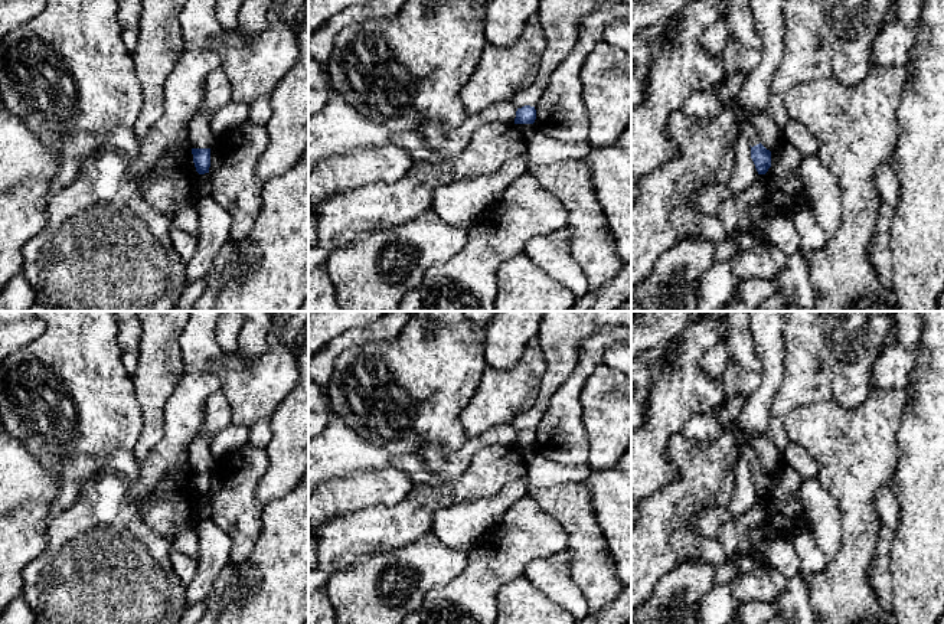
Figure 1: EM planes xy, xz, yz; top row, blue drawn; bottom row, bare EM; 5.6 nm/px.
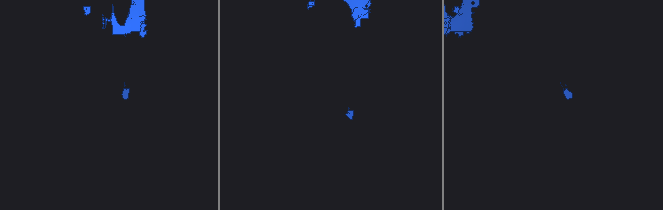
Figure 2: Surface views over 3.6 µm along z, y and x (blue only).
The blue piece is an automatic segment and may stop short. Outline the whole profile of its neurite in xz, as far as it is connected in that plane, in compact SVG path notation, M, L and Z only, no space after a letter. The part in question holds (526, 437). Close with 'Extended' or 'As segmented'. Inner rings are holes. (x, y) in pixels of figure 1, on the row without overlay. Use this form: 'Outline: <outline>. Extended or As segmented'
Outline: M525 428L517 431L515 447L533 447L536 442L536 432L535 429Z. As segmented

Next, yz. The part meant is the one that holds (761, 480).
Outline: M742 440L739 441L739 451L741 457L744 457L749 464L751 481L758 497L765 497L771 490L771 474L760 465L755 450L751 445L745 444Z. Extended

